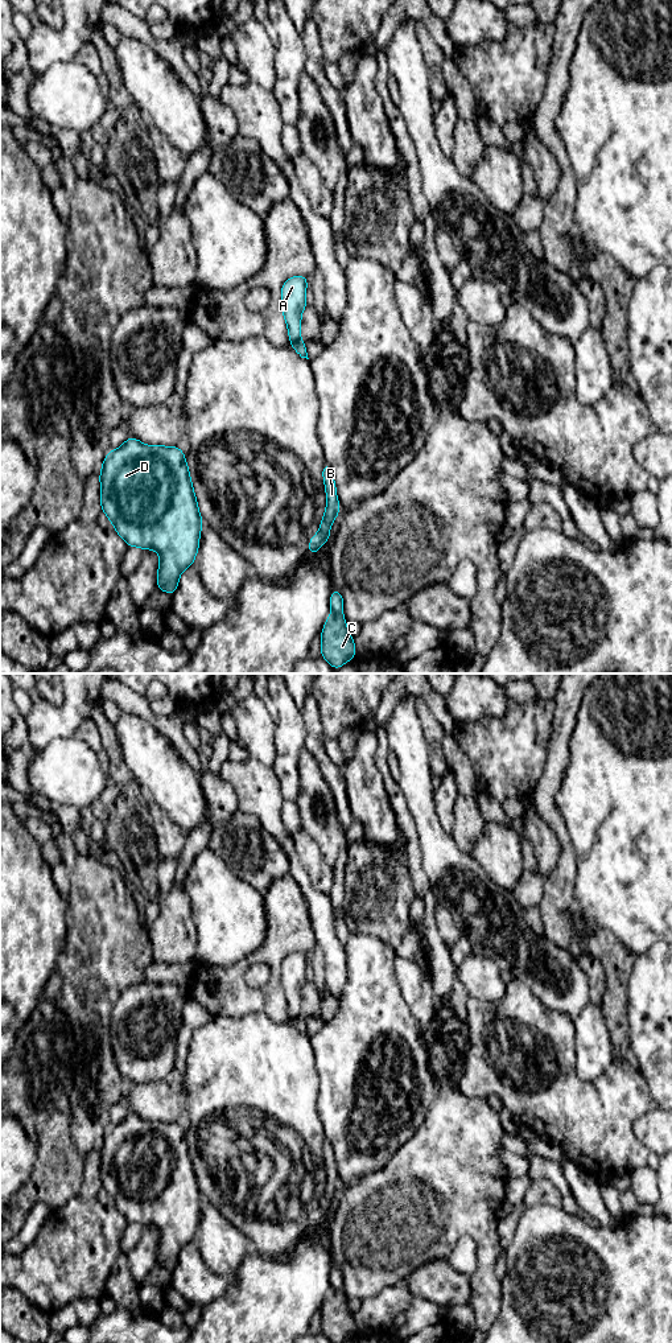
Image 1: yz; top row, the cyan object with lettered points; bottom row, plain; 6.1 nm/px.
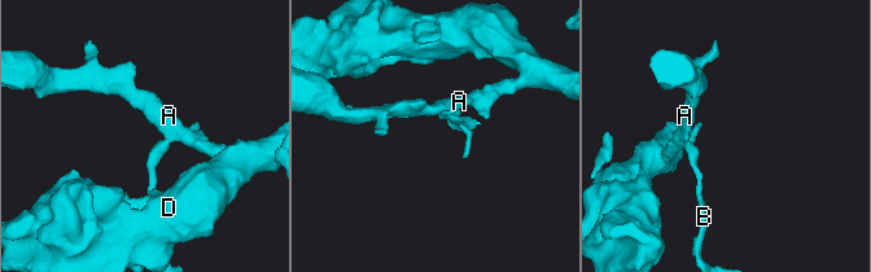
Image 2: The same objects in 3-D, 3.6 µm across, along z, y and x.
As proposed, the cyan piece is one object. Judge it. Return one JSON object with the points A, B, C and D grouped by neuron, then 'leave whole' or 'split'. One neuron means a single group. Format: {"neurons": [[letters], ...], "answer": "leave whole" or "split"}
{"neurons": [["A", "D"], ["B", "C"]], "answer": "split"}

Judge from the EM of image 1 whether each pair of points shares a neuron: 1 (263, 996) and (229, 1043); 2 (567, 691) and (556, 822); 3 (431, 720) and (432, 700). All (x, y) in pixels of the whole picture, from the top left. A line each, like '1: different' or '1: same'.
1: different
2: same
3: different

